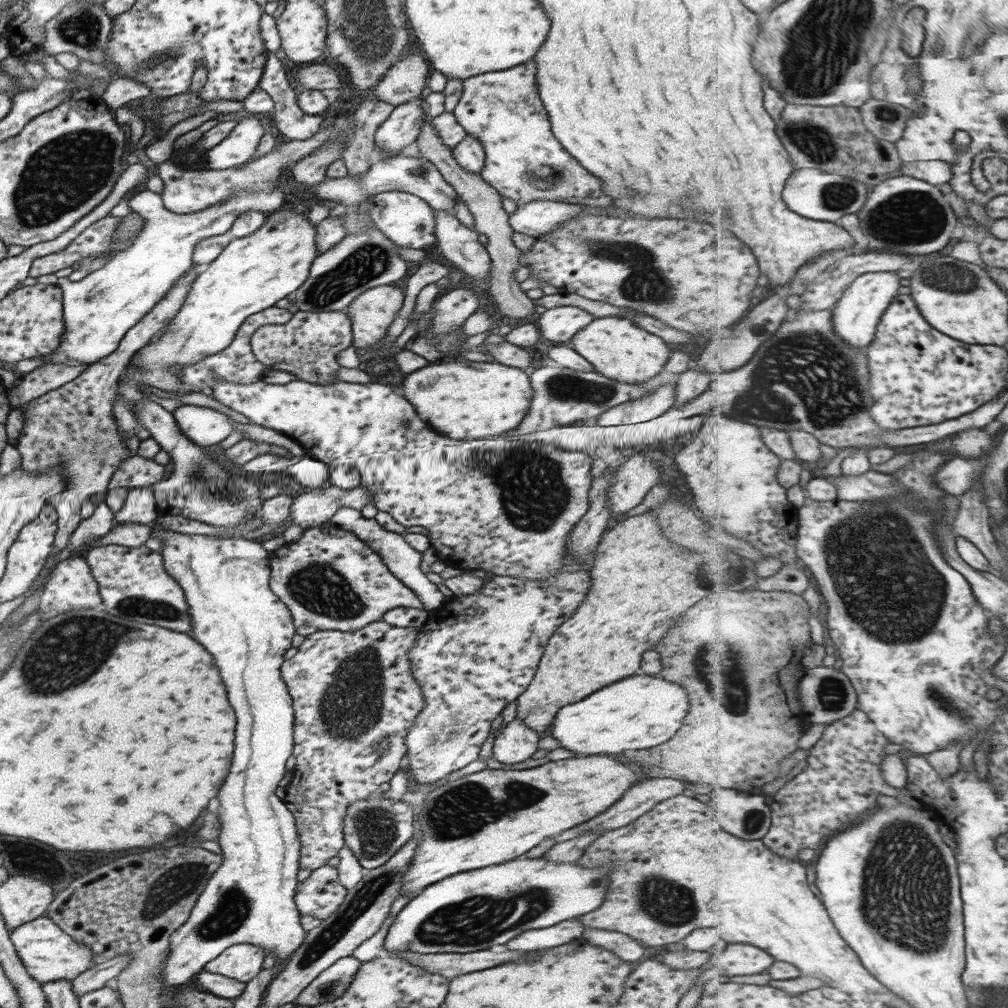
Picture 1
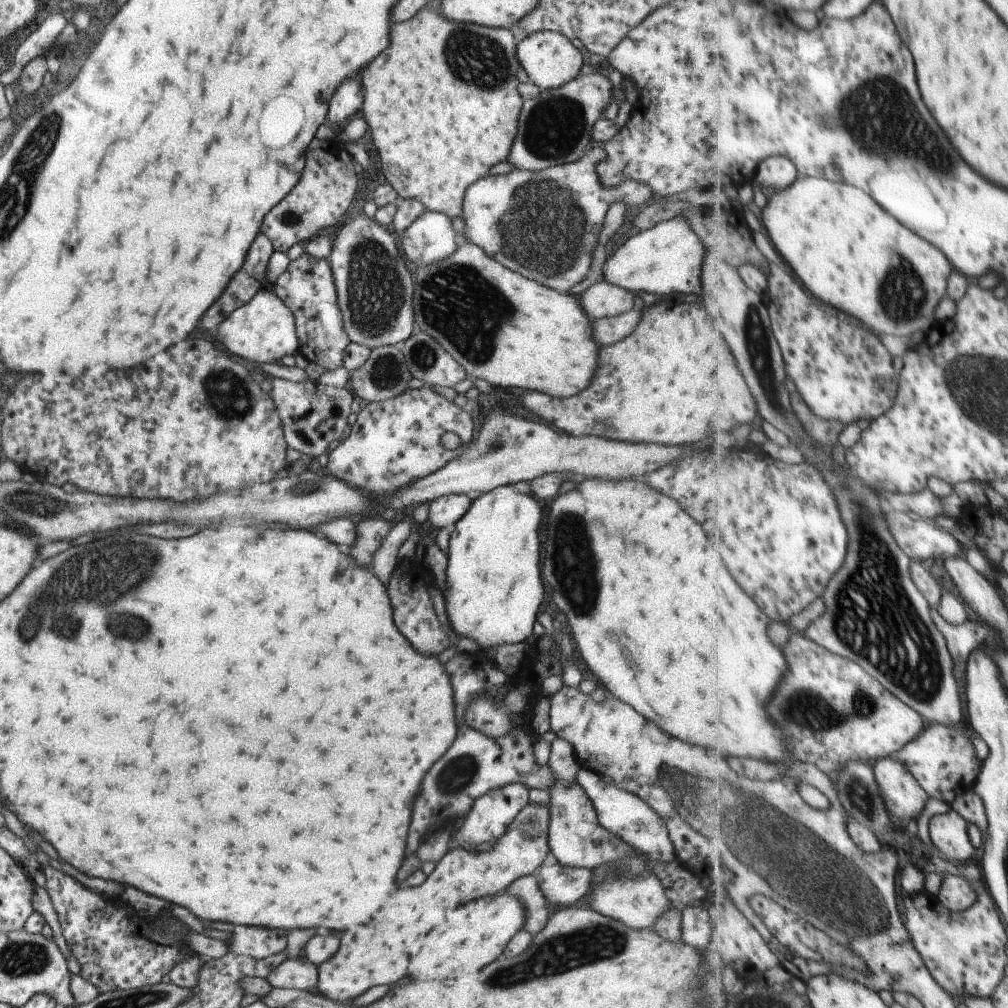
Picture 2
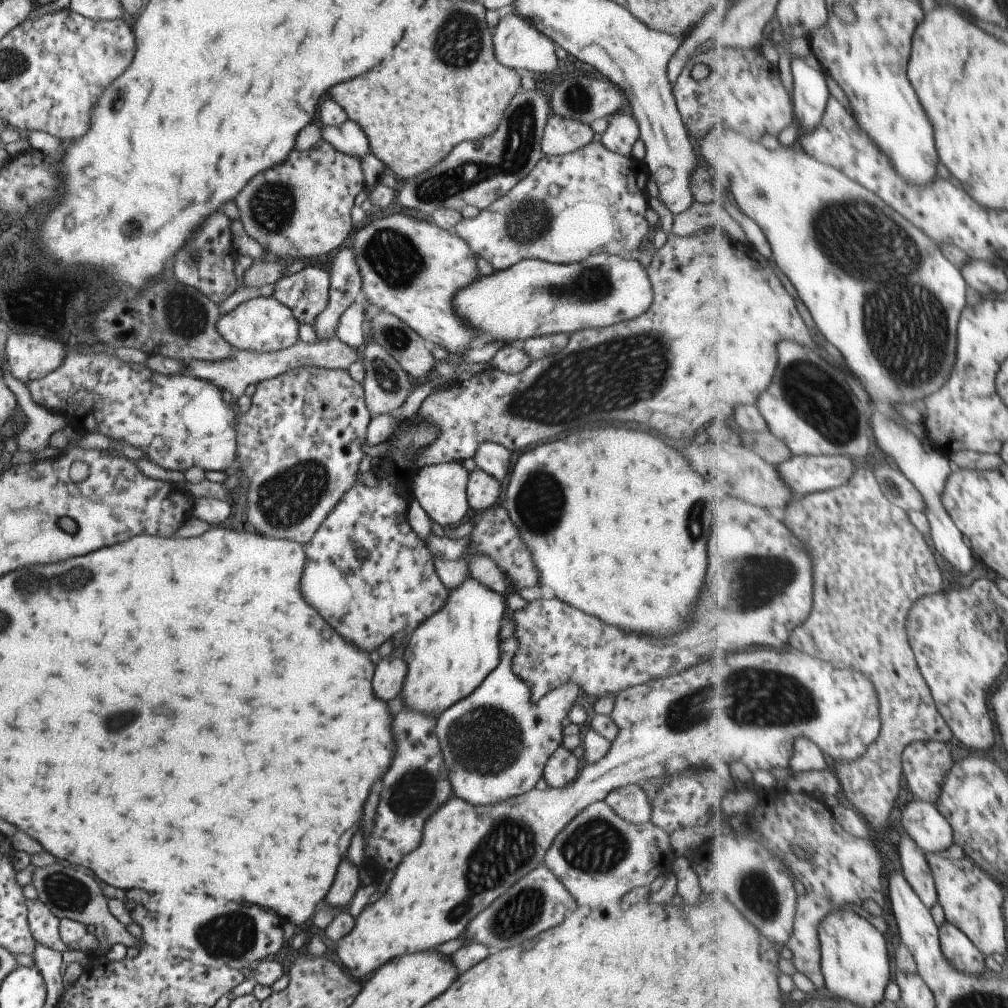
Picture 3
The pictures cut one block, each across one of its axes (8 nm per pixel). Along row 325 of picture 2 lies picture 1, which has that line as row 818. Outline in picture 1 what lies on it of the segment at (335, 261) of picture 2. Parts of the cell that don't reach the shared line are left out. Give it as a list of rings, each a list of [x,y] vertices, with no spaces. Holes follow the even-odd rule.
[[[377,794],[367,800],[356,800],[347,807],[343,828],[345,846],[354,852],[364,869],[383,866],[414,836],[417,829],[414,808],[408,802],[380,798]]]

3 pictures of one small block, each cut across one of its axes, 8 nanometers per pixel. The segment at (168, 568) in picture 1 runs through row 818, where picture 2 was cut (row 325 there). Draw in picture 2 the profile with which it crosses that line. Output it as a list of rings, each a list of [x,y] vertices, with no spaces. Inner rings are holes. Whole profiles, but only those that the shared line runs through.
[[[271,283],[262,286],[246,304],[229,314],[217,330],[217,338],[226,350],[250,362],[274,364],[280,363],[286,356],[298,354],[299,340],[293,312],[278,298]]]

